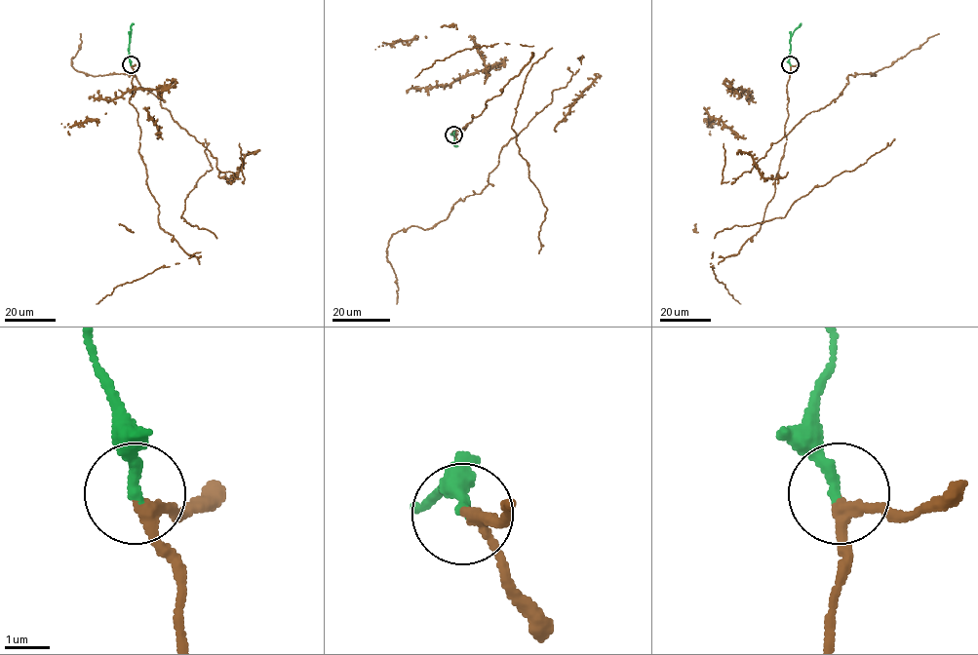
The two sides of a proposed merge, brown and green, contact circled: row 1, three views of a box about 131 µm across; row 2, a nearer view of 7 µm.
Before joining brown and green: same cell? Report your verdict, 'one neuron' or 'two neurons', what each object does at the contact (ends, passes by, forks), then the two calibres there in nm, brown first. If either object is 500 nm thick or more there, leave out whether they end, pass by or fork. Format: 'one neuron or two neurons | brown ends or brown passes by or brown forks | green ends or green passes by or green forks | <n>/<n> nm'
one neuron | brown passes by | green ends | 220/260 nm

